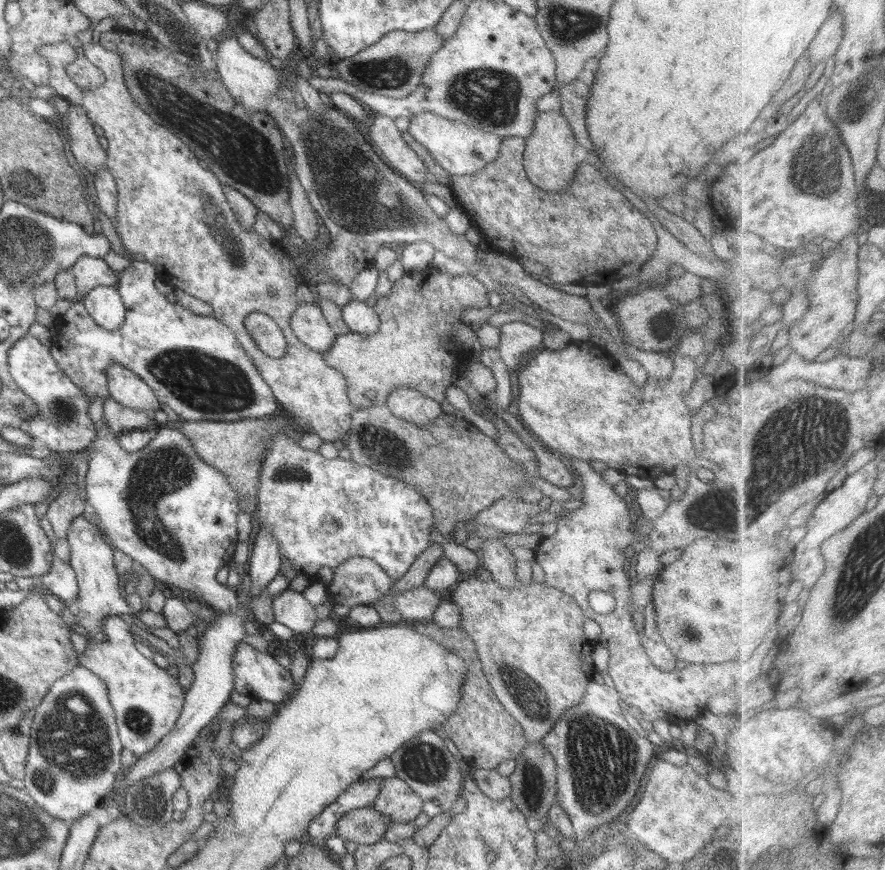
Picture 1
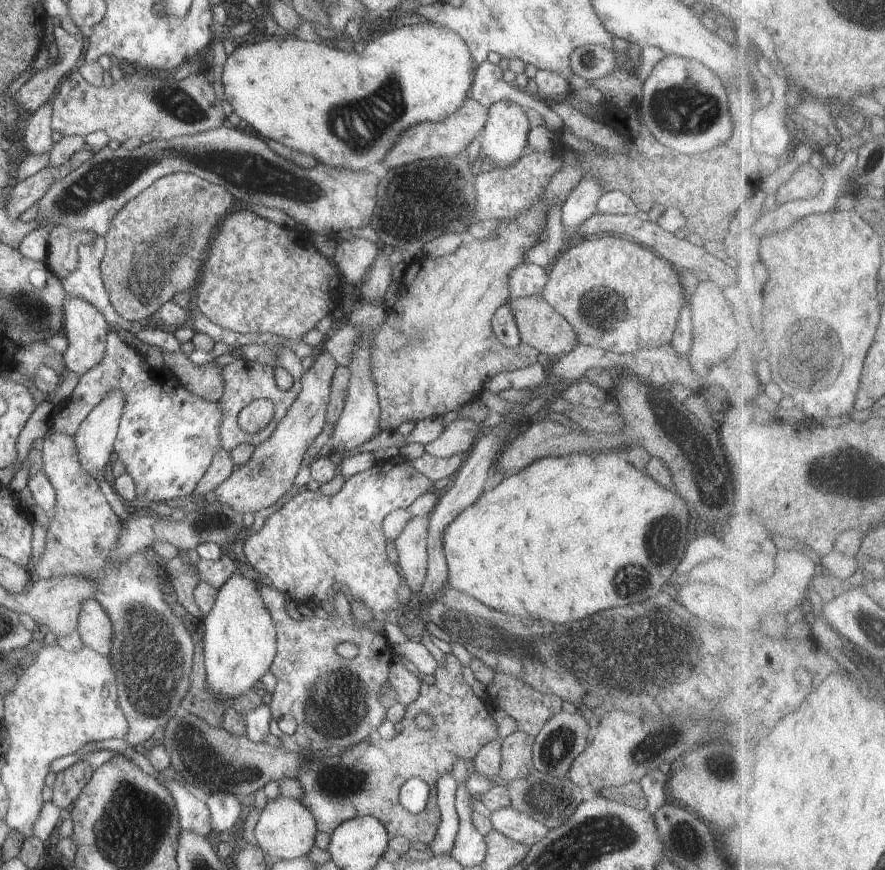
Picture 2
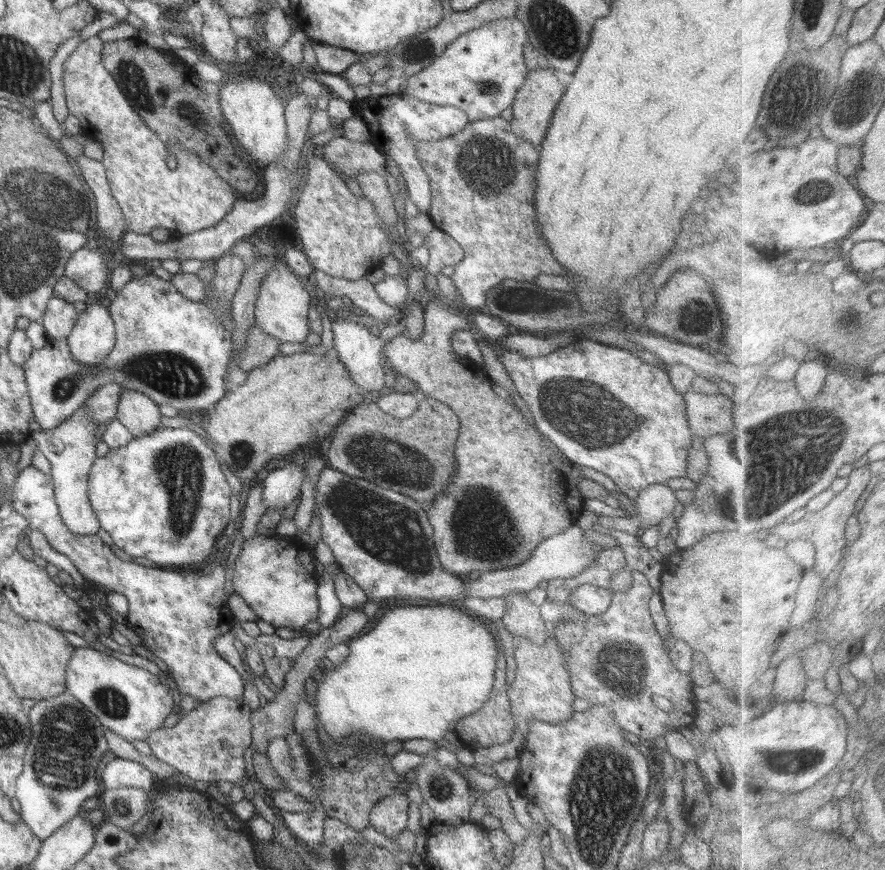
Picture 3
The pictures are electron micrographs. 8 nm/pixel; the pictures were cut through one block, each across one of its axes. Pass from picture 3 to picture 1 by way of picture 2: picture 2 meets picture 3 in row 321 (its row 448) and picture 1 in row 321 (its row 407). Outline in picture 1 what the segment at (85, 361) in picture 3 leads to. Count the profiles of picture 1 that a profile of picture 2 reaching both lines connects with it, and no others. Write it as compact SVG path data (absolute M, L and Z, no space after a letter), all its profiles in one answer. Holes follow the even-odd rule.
M98 286L81 298L90 317L110 332L119 330L125 322L127 309L115 287Z

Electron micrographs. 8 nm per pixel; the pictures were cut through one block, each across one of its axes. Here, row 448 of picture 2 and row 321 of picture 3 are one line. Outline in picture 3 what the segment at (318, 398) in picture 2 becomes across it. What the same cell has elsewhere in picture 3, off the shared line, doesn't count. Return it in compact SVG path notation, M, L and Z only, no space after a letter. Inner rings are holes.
M285 260L274 263L261 280L258 298L254 304L256 327L260 327L262 332L280 343L305 342L310 334L308 314L312 304L310 294L302 287L302 278L292 271Z

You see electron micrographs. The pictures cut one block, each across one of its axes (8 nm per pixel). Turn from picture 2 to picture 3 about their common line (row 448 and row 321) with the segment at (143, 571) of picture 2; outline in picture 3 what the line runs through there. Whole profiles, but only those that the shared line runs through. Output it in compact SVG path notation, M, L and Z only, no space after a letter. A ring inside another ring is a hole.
M57 297L50 298L44 317L40 321L46 331L47 339L67 338L76 325L78 314L73 303L68 303Z

